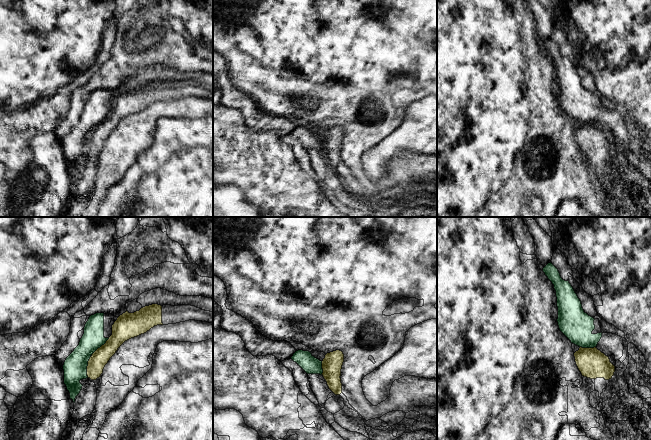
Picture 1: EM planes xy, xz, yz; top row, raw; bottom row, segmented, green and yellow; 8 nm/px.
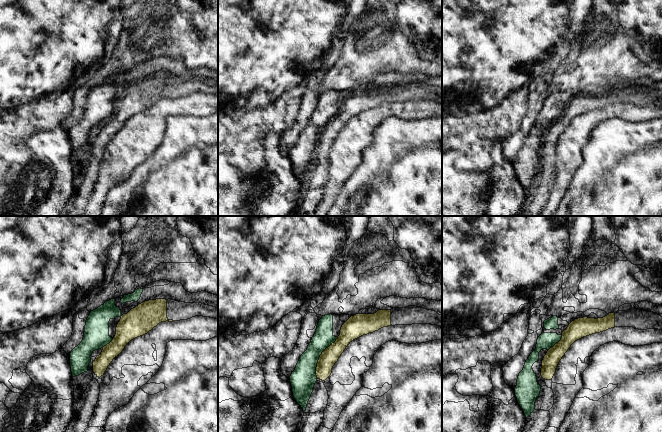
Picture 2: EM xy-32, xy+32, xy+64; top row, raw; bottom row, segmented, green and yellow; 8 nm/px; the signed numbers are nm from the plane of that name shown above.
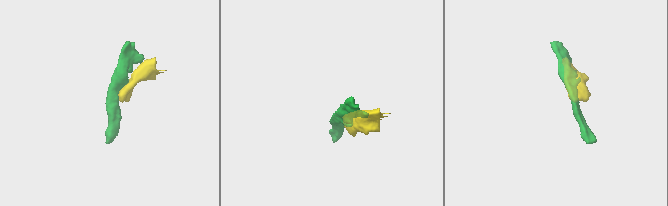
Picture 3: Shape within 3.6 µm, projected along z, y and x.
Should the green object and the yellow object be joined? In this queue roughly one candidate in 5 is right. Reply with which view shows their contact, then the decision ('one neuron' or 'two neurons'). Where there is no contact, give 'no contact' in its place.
contact in xy; two neurons

